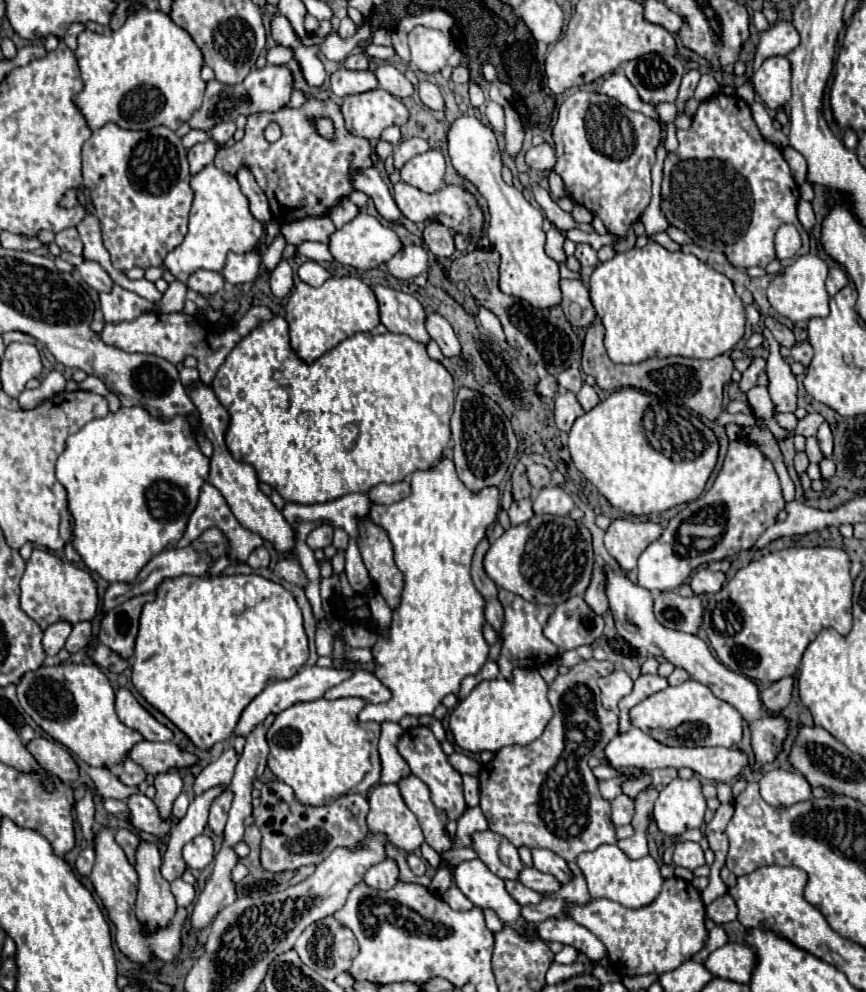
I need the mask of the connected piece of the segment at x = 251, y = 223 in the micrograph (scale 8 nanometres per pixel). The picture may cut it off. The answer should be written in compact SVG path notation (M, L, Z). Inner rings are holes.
M208 164L196 176L192 176L190 186L194 190L192 210L190 210L190 230L180 246L176 246L164 258L166 270L170 270L176 280L186 282L196 270L214 270L220 272L226 264L226 254L236 252L244 254L258 246L264 236L264 226L252 218L248 208L248 198L240 192L238 180L230 174L224 174L214 164Z

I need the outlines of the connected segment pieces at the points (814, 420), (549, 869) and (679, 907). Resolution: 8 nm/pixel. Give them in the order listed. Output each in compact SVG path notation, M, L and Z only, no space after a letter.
M806 414L806 418L802 418L800 420L800 434L804 434L804 436L814 436L816 434L816 430L818 430L818 426L824 422L824 418L820 416L820 414Z
M546 848L532 850L532 866L540 872L556 876L562 884L568 884L568 878L572 878L572 874L566 866L566 860L560 858L558 854L554 854L552 850L546 850Z
M676 876L664 880L660 896L650 906L630 910L614 900L598 898L590 900L588 904L572 904L568 910L564 910L564 916L588 928L602 940L608 950L610 966L620 976L664 974L676 970L676 966L702 950L708 940L700 892L688 880Z

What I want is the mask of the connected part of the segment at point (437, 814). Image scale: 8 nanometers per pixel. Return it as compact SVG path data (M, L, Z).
M408 774L404 778L400 778L396 782L396 786L400 788L402 800L406 802L406 806L416 814L426 844L430 848L434 848L438 854L446 852L452 848L450 838L444 834L444 826L448 822L446 814L434 806L430 794L428 794L428 786L424 786L424 782L420 782L420 778L416 778L414 774Z

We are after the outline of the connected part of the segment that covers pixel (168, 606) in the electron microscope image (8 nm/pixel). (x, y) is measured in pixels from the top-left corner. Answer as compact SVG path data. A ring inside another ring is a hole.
M236 574L236 576L178 576L178 578L166 578L156 588L156 598L152 602L146 602L140 616L140 630L136 636L136 648L132 656L132 684L134 688L166 718L170 718L198 748L206 750L212 748L216 742L224 742L232 736L232 730L236 728L236 718L240 718L240 710L248 706L248 702L268 686L268 682L276 678L292 678L308 660L308 638L302 626L302 612L292 596L290 590L286 590L282 584L276 584L272 580L266 580L256 574Z

